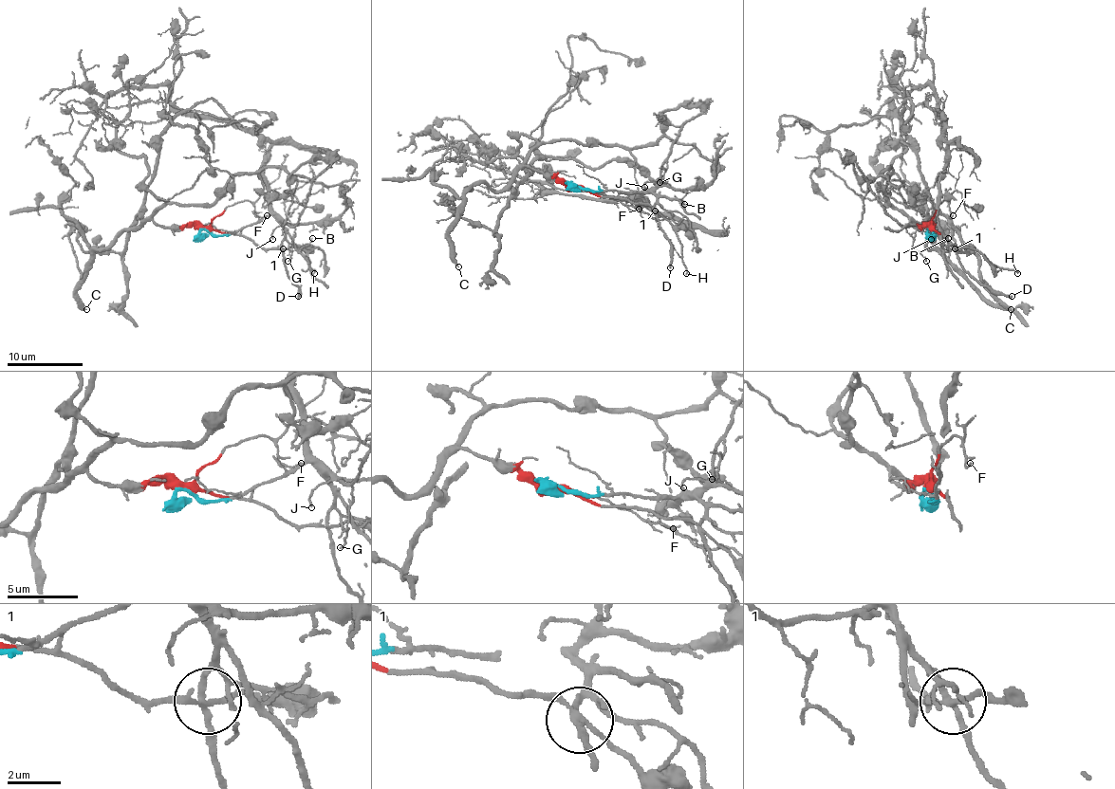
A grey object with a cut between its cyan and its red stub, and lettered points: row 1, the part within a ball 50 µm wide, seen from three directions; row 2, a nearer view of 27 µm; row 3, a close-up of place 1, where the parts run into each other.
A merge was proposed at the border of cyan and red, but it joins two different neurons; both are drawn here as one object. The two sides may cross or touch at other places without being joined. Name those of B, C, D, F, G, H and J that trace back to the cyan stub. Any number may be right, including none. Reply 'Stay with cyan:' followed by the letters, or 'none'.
Stay with cyan: B, D, G, J

